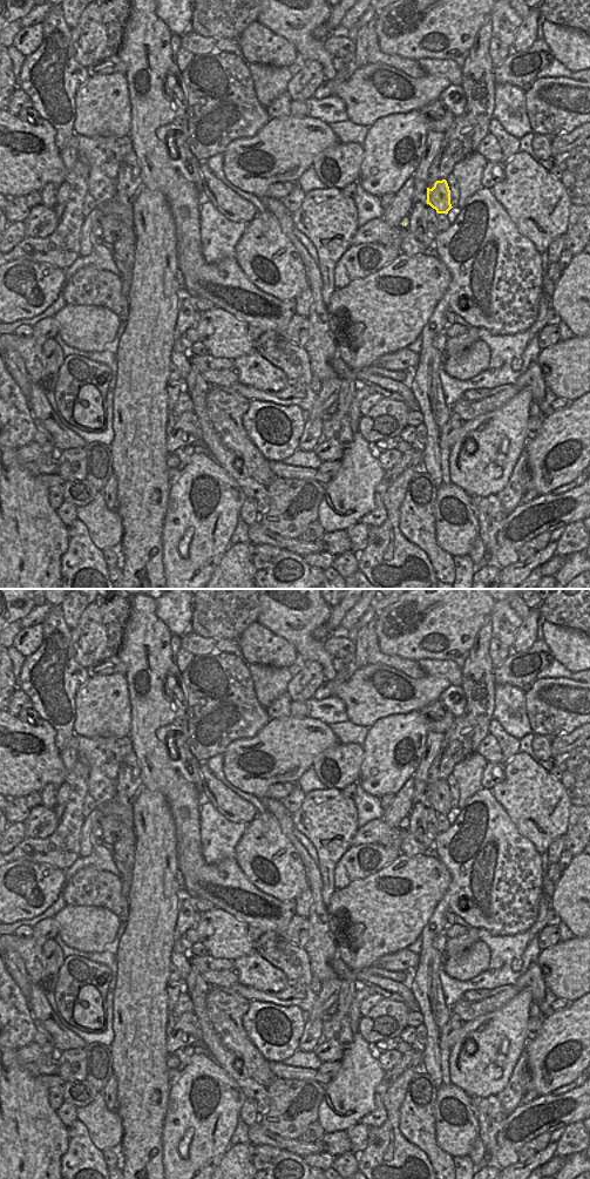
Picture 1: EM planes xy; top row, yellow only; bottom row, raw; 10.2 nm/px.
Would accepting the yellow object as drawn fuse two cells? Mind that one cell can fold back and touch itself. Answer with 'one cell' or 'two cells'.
two cells

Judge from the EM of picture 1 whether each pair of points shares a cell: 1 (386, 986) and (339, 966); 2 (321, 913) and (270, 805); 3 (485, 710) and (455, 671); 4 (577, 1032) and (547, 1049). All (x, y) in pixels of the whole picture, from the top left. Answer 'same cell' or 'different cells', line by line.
1: same cell
2: same cell
3: different cells
4: same cell

